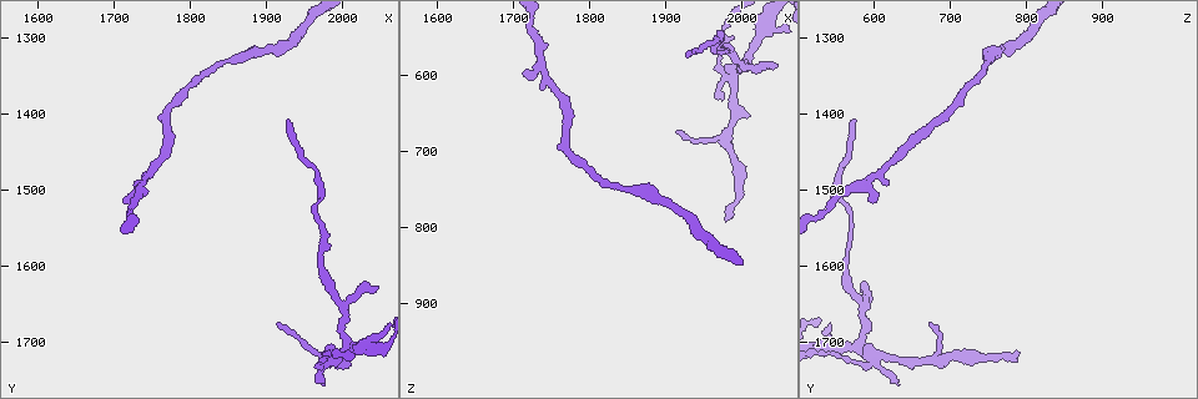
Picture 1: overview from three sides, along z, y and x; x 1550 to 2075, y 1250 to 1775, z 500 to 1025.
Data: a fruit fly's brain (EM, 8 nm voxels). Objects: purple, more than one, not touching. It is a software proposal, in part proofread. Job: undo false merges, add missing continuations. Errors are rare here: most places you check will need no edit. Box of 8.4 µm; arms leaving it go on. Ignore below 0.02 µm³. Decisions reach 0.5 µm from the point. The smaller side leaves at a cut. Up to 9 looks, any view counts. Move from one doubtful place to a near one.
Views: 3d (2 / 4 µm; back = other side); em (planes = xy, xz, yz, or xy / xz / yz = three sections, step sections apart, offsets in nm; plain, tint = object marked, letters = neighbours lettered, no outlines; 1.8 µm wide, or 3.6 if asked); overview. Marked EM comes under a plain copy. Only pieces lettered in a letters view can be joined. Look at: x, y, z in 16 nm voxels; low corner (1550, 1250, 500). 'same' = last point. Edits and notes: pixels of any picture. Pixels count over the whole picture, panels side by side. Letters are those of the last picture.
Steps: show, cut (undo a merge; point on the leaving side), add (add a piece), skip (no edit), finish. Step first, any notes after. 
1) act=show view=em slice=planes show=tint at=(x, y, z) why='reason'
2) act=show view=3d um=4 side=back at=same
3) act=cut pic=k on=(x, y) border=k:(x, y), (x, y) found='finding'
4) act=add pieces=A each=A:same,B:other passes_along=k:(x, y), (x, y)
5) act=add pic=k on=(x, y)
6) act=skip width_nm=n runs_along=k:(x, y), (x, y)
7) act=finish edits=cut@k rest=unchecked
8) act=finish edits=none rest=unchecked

act=show view=em slice=planes show=tint at=(1930, 1410, 570) why='branch stops here'

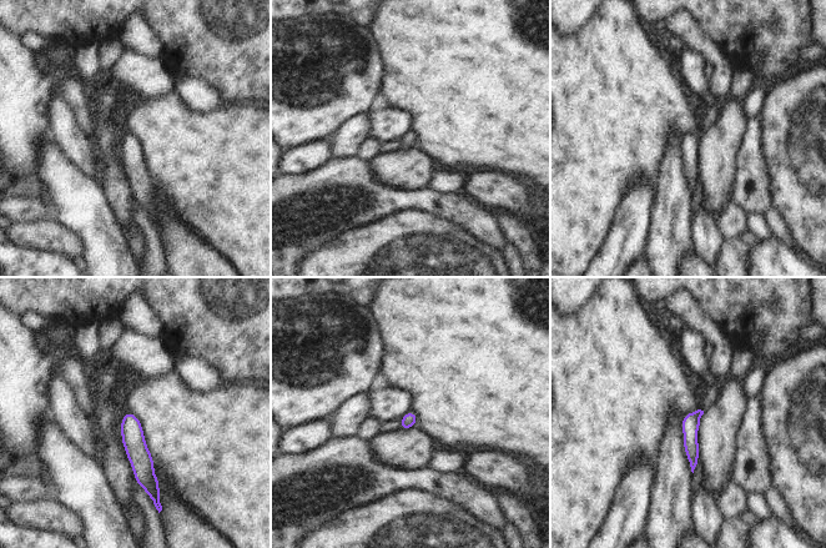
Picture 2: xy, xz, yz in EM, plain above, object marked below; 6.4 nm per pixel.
act=show view=em slice=planes show=letters at=same why='see the neighbours'

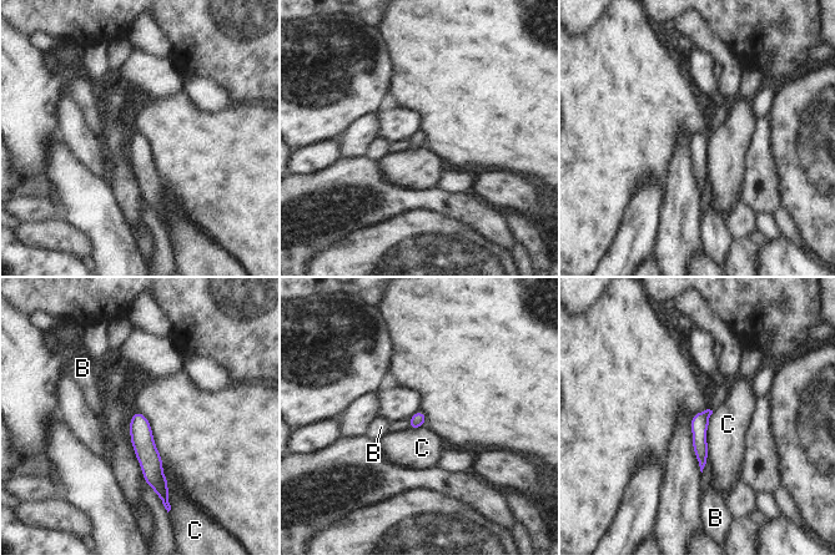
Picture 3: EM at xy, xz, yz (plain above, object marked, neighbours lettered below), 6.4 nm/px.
act=skip longest_contact=C:320nm each=B:other,C:other runs_along=3:(137, 415), (141, 439), (159, 489) found='no lettered piece goes on from it'

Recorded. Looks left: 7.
act=show view=em slice=xy step=4 show=tint at=(1710, 1510, 600) why='free end'

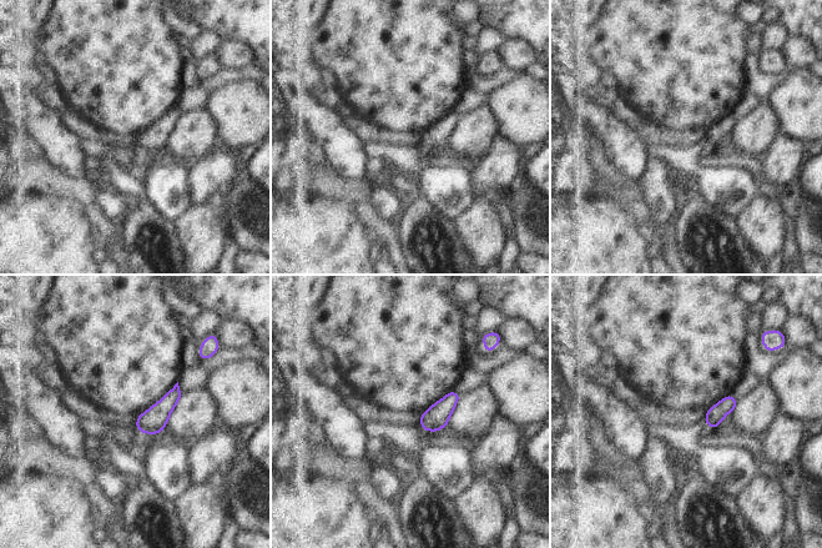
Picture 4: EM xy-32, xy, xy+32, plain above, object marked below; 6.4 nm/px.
act=show view=em slice=planes show=letters at=same

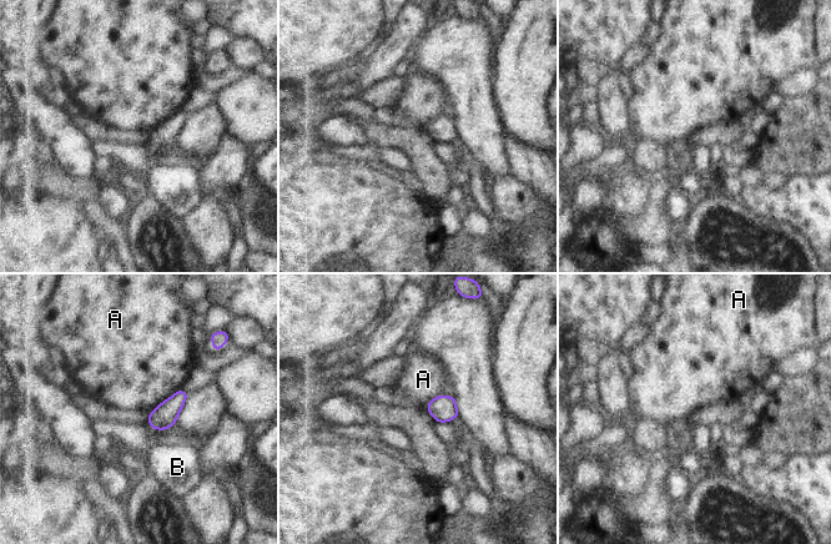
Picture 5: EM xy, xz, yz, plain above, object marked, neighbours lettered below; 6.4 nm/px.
act=skip each=A:other,B:other border=5:(181, 387), (150, 411) found='none of them fits'

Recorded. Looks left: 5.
act=show view=em slice=planes show=letters at=(1920, 1675, 675)

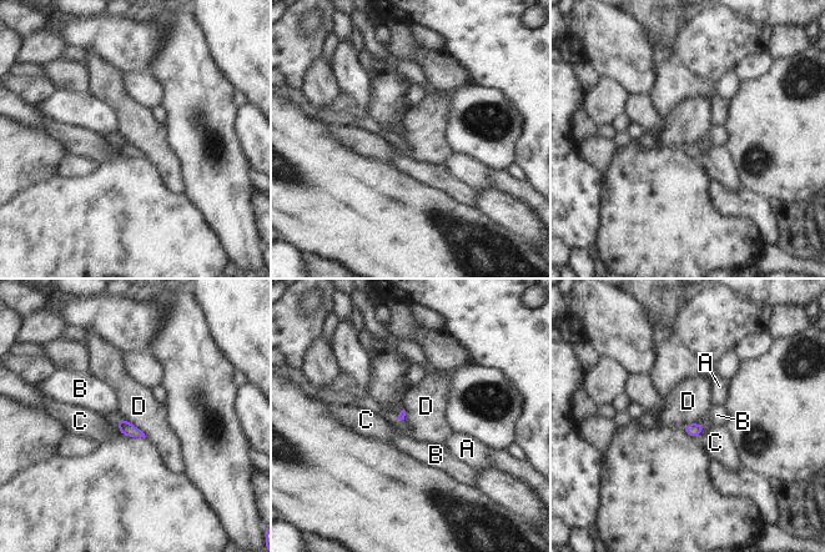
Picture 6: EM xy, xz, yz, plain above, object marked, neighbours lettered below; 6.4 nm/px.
act=skip each=A:other,B:other,C:other,D:other border=6:(120, 416), (134, 423), (146, 436) found='no lettered piece goes on from it'

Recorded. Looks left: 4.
act=show view=3d um=4 at=(1980, 1710, 795) why='free end'

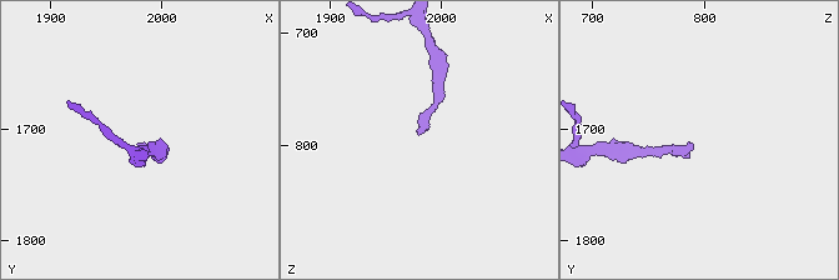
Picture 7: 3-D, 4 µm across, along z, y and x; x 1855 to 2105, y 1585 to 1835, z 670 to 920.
act=show view=em slice=planes show=letters at=(1978, 1716, 790) why='now the EM'

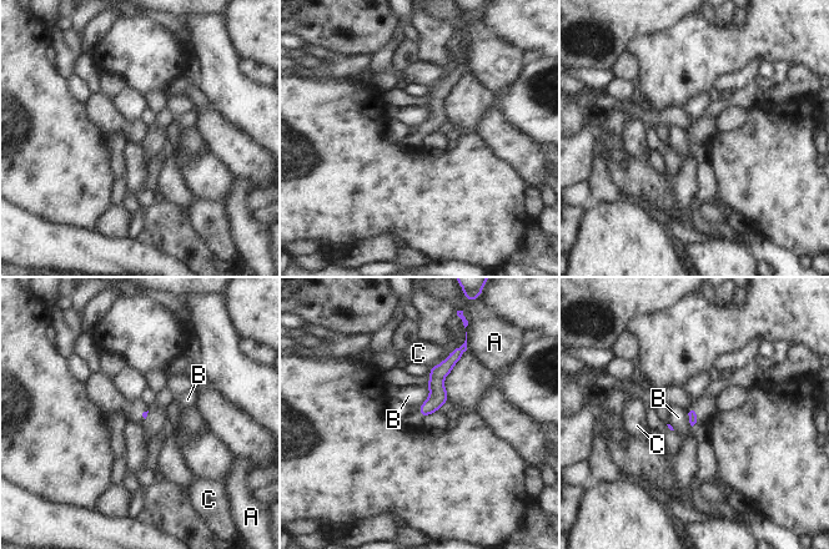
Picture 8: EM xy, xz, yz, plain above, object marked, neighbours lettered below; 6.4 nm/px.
act=skip each=A:other,B:other,C:other border=8:(426, 386), (430, 394), (420, 406) found='no lettered piece goes on from it'

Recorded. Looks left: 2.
act=finish edits=none rest=unchecked

